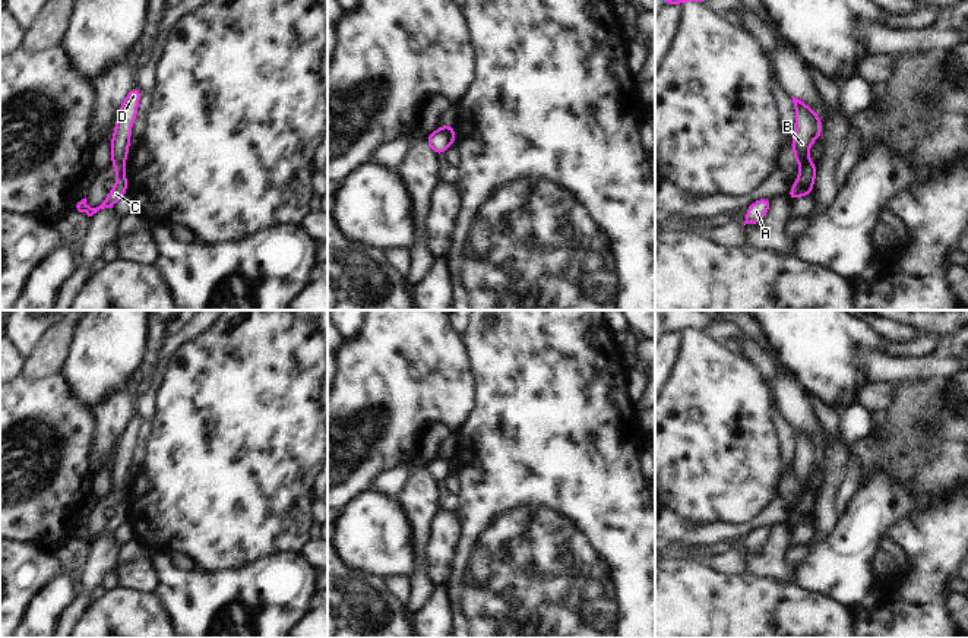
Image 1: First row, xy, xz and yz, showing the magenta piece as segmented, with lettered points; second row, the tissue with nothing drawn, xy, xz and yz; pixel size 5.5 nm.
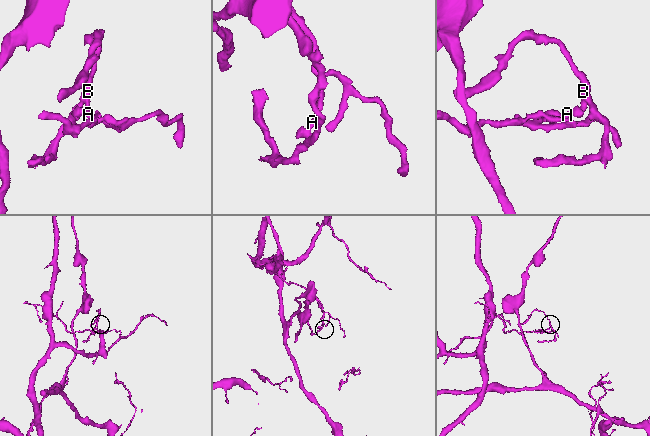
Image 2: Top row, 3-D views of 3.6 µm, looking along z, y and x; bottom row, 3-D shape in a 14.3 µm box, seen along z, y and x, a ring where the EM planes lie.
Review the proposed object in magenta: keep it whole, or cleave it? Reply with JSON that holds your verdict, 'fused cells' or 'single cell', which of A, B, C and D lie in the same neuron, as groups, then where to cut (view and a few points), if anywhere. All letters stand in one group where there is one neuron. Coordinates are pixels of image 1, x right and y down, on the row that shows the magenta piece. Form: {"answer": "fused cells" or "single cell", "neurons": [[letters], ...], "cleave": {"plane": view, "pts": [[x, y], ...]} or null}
{"answer": "fused cells", "neurons": [["A", "C"], ["B", "D"]], "cleave": {"plane": "yz", "pts": [[810, 161], [800, 164]]}}

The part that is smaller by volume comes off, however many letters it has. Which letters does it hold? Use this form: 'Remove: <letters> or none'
Remove: B, D

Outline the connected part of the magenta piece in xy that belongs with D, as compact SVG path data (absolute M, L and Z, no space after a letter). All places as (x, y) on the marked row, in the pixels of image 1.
M135 85L118 110L118 119L116 121L116 129L111 139L111 164L116 170L120 168L127 158L132 126L137 116L137 104L140 97L142 92Z

